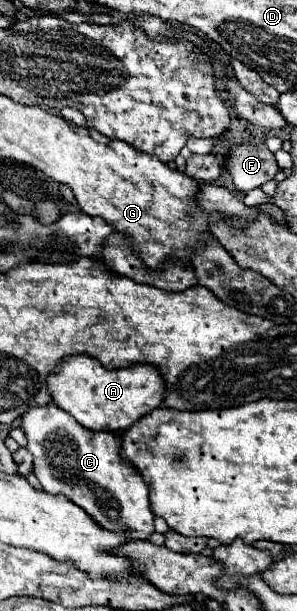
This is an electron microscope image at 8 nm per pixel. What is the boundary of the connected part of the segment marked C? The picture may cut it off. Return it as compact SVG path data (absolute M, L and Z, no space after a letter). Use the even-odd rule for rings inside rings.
M49 404L43 408L41 406L31 408L21 418L21 424L27 436L27 450L33 454L33 472L39 478L45 492L67 496L73 504L83 508L105 530L111 530L117 534L129 532L131 540L149 540L149 536L155 532L153 528L155 516L149 508L149 488L143 482L141 474L137 474L137 470L131 468L131 464L121 458L119 454L121 438L113 436L111 432L91 432L83 428L71 414L57 408L55 404Z

